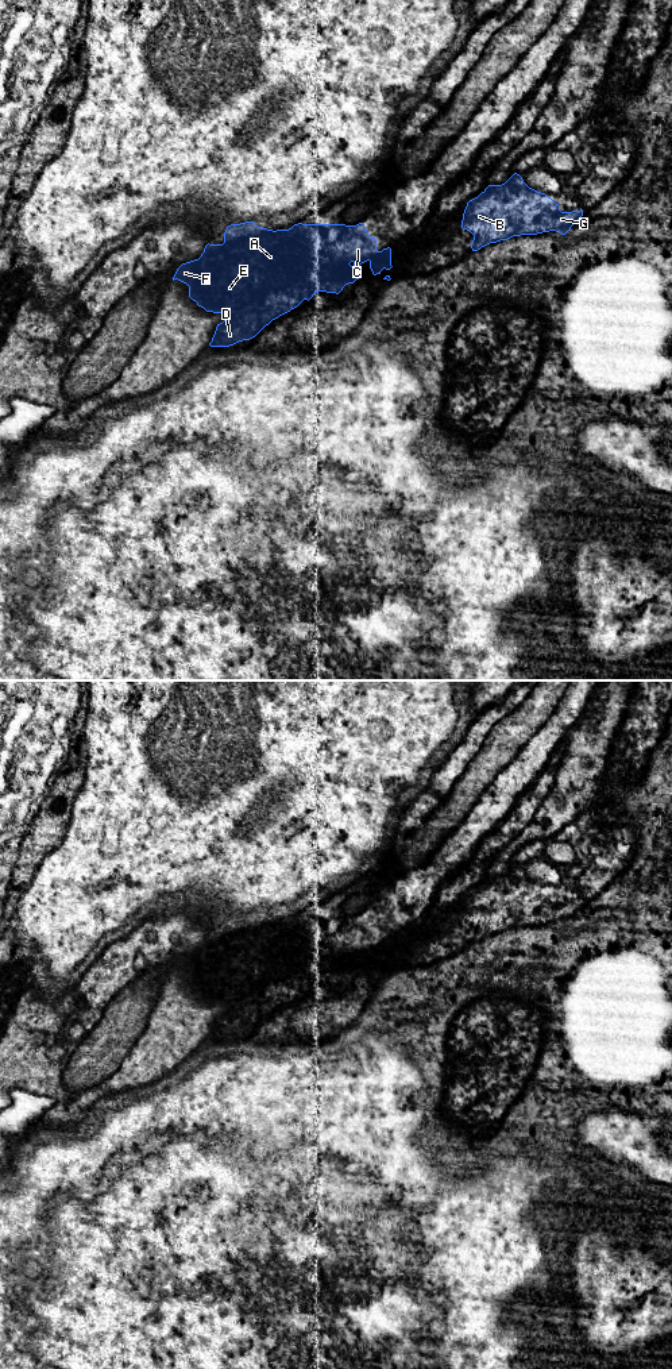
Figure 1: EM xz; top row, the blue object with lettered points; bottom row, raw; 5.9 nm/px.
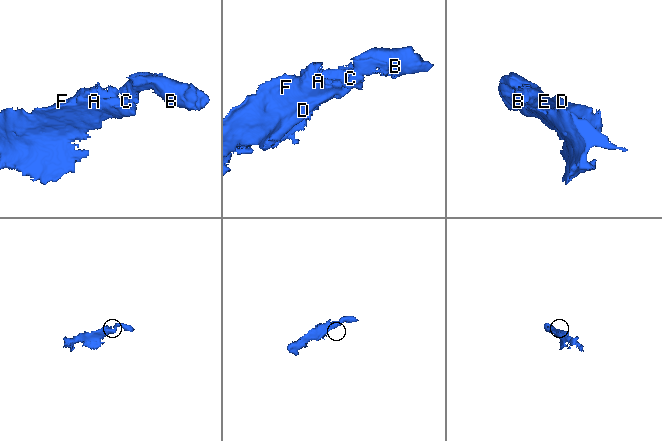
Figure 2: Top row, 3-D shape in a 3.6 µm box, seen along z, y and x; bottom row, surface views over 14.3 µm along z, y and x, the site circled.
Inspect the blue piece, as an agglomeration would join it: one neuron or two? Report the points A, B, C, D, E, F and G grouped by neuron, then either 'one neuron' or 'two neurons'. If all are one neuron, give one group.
A B C D E F G; one neuron

